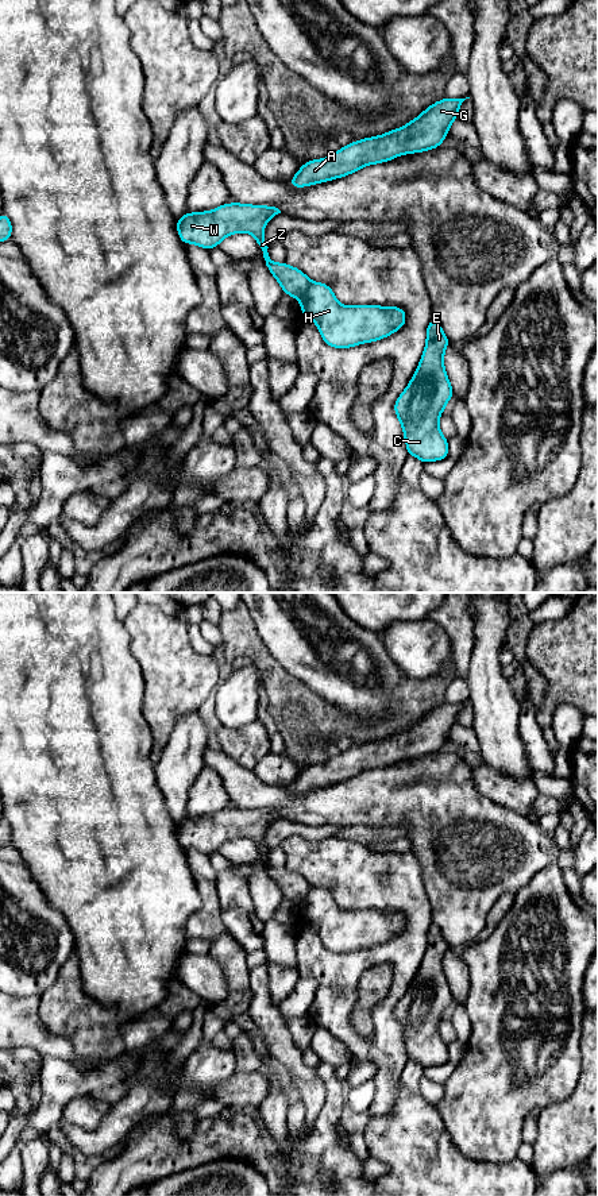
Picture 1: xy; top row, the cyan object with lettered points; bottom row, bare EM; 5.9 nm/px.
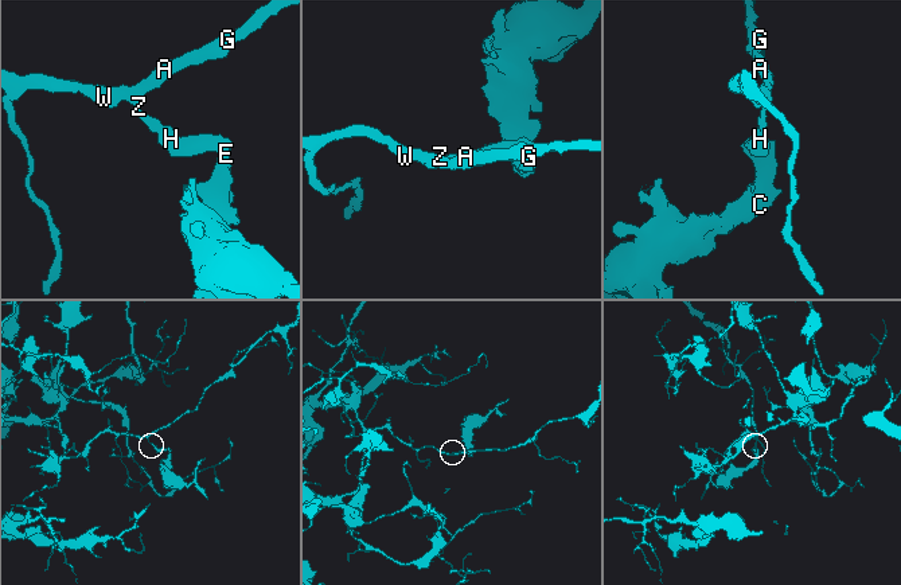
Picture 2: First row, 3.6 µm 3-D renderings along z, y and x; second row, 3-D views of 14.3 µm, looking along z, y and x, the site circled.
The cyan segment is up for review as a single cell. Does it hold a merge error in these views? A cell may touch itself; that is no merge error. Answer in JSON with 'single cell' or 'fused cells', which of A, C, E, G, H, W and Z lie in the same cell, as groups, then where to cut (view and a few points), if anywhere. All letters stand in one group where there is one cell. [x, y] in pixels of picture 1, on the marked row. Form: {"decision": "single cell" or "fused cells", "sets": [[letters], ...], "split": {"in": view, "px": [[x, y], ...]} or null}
{"decision": "fused cells", "sets": [["A", "G", "W", "Z"], ["C", "E", "H"]], "split": {"in": "xy", "px": [[311, 282], [301, 300]]}}

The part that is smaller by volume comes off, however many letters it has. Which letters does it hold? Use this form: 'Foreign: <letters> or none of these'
Foreign: C, E, H

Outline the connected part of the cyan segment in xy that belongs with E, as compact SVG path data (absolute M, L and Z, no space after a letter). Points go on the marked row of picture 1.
M432 317L417 371L394 402L396 414L404 428L406 451L424 464L448 456L448 440L439 429L439 416L454 397L443 364L448 344L441 325Z

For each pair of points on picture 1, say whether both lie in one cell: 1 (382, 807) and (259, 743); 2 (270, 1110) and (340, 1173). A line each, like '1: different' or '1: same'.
1: different
2: different

